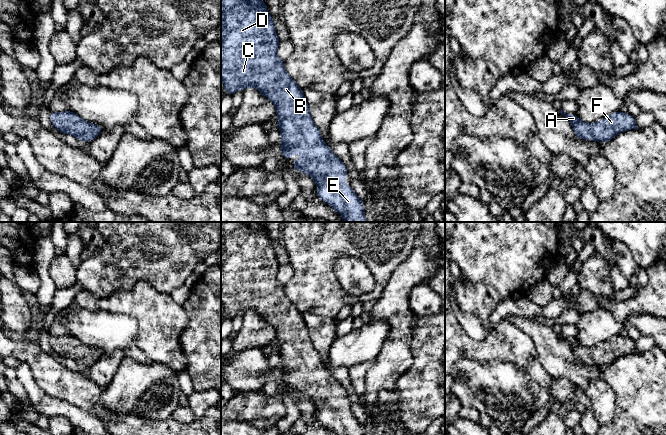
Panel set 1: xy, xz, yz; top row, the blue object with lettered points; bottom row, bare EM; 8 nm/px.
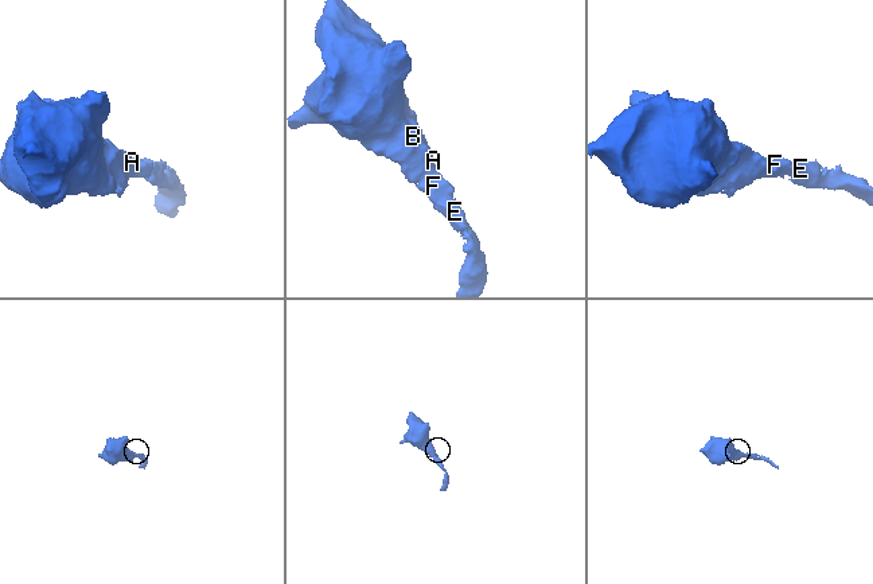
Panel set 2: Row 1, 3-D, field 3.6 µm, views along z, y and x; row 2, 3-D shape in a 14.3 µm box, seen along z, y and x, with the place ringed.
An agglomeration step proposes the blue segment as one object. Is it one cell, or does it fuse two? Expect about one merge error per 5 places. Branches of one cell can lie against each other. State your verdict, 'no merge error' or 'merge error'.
no merge error

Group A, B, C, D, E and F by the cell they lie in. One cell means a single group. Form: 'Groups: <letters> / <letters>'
Groups: A B C D E F

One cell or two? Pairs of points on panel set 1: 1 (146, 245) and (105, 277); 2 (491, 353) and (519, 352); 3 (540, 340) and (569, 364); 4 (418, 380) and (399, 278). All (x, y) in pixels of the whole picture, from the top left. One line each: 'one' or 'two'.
1: one
2: one
3: one
4: two

